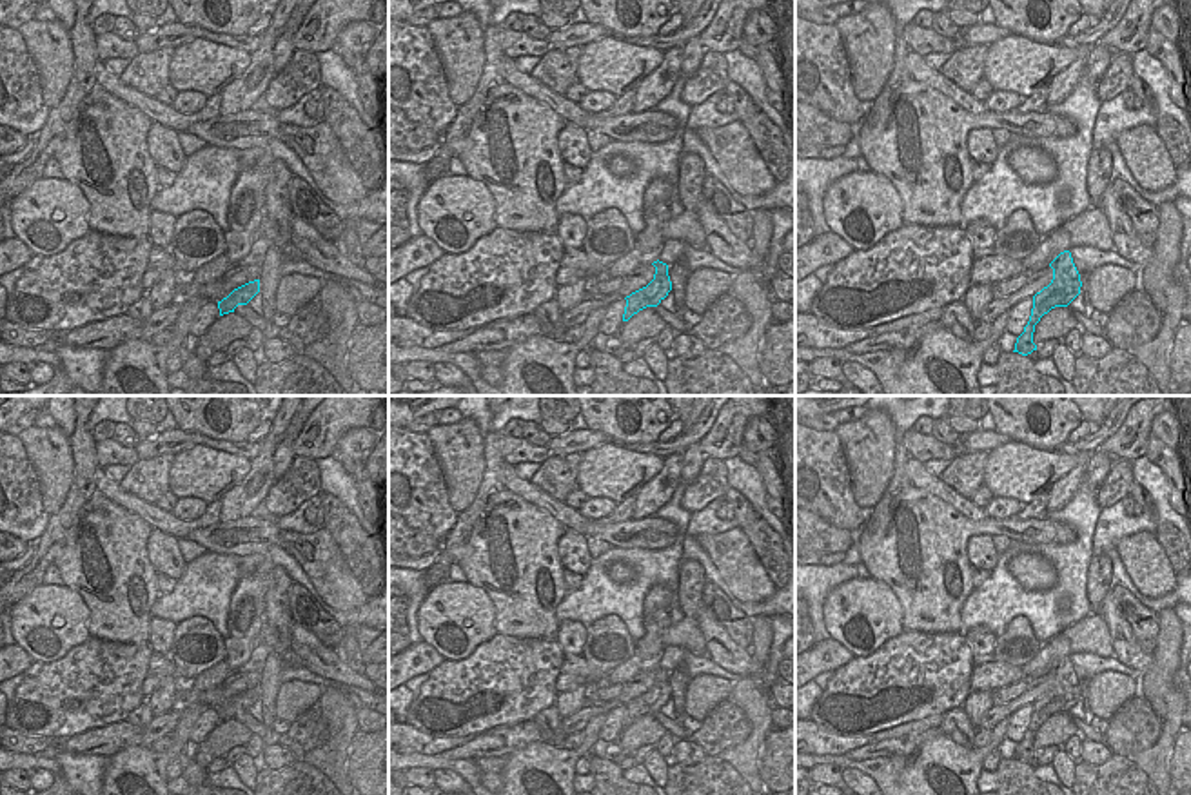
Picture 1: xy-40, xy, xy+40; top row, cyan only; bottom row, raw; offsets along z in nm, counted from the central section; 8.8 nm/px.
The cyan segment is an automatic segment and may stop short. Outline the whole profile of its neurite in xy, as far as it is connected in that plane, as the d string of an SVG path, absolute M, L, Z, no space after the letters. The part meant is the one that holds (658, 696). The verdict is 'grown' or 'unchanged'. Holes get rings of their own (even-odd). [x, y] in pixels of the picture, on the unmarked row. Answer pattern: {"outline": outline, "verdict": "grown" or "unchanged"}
{"outline": "M654 584L643 601L643 626L645 635L635 641L635 648L643 657L643 672L654 672L654 686L626 702L626 713L623 728L628 728L634 721L646 713L657 713L672 697L668 682L668 672L659 666L663 657L663 633L672 624L670 619L672 592L661 584Z", "verdict": "grown"}

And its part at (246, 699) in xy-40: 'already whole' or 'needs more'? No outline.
already whole

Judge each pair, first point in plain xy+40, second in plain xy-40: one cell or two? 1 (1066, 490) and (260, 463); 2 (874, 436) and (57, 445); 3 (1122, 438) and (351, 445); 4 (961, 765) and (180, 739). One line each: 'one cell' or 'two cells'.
1: one cell
2: one cell
3: two cells
4: one cell

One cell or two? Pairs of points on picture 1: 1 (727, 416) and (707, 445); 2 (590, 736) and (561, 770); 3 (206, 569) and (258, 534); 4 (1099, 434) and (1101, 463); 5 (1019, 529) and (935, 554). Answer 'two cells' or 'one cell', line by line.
1: one cell
2: one cell
3: two cells
4: two cells
5: one cell

